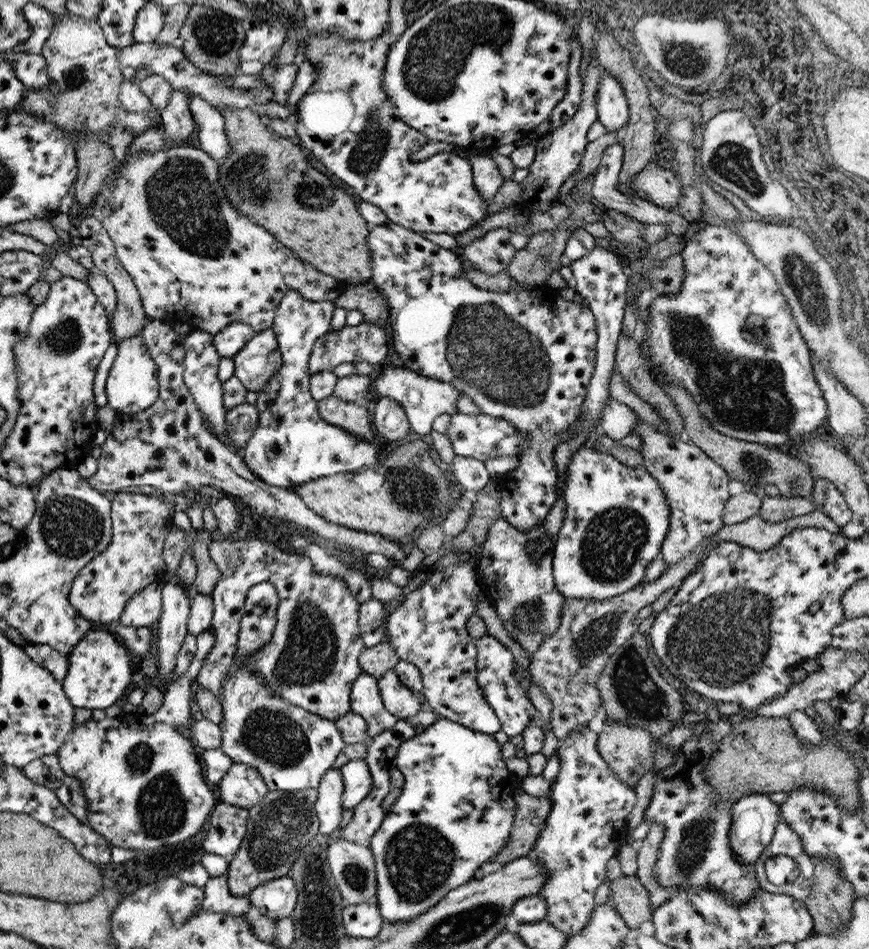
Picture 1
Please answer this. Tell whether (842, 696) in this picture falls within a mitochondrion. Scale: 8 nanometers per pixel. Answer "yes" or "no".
no

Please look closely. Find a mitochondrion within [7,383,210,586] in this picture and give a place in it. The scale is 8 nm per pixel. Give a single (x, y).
(71, 527)

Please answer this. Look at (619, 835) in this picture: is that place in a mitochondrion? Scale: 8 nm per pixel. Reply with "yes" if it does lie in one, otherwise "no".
no

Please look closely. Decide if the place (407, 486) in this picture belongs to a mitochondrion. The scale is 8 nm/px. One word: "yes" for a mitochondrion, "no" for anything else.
yes

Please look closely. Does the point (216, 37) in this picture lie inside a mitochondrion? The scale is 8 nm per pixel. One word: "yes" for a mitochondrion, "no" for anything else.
yes

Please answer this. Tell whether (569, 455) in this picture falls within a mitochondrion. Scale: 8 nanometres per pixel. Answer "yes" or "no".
no

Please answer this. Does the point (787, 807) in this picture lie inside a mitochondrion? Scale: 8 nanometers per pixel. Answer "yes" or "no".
no

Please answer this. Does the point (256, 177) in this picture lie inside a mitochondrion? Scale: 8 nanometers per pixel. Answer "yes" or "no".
yes

